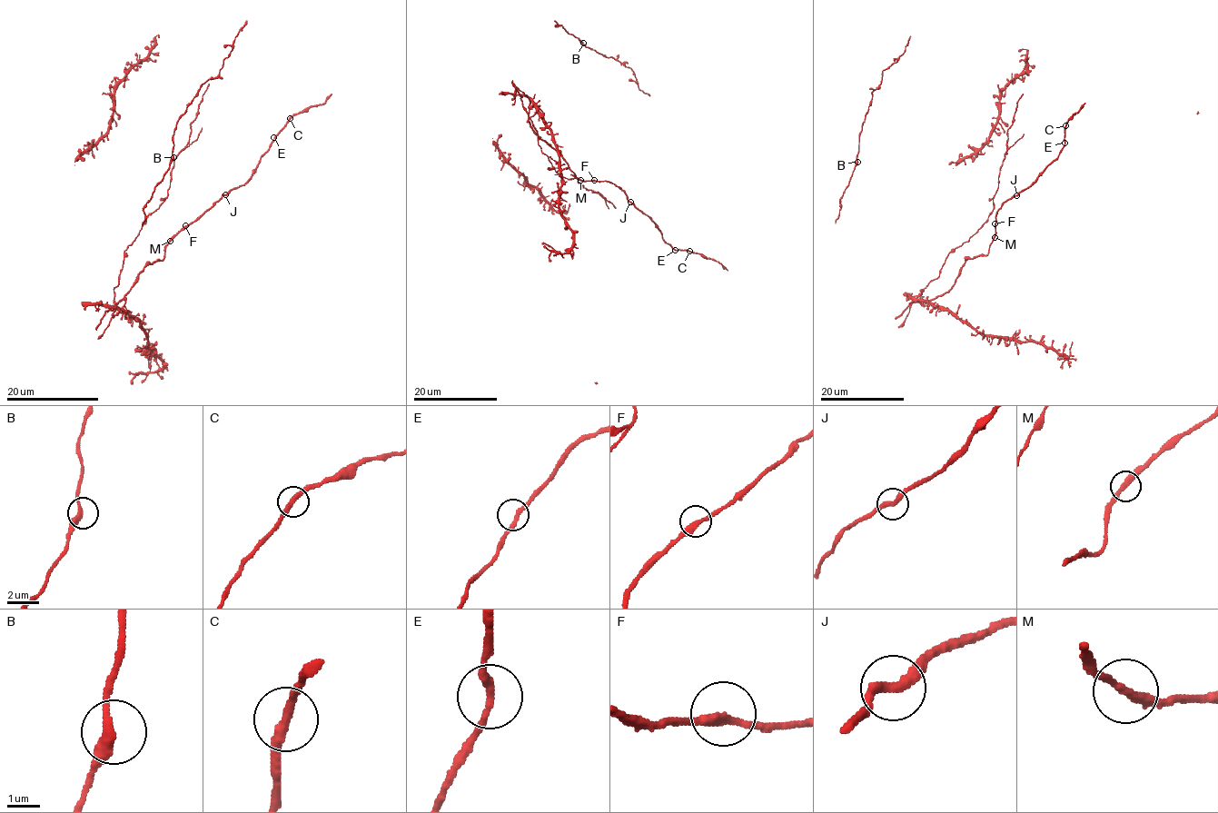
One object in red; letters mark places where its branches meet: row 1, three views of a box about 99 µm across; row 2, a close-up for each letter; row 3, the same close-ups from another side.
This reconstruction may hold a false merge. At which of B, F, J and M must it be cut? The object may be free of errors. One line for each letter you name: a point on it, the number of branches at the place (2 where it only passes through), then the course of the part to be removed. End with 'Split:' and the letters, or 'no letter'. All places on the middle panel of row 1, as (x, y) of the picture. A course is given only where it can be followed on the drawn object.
J: Place: (630, 202). Branches: 2. Course of the part to remove: (630, 202), (652, 221), (662, 238), (675, 250), (701, 253), (718, 262), (727, 270)
Split: J

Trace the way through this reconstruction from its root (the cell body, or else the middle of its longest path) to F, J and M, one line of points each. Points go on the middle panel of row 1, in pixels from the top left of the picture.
F: (529, 108), (529, 100), (521, 96), (531, 129), (562, 156), (577, 177), (594, 180)
J: (529, 108), (529, 100), (521, 96), (531, 129), (562, 156), (577, 177), (582, 181), (611, 182), (630, 202)
M: (529, 108), (529, 100), (521, 96), (531, 129), (562, 156), (580, 180)

